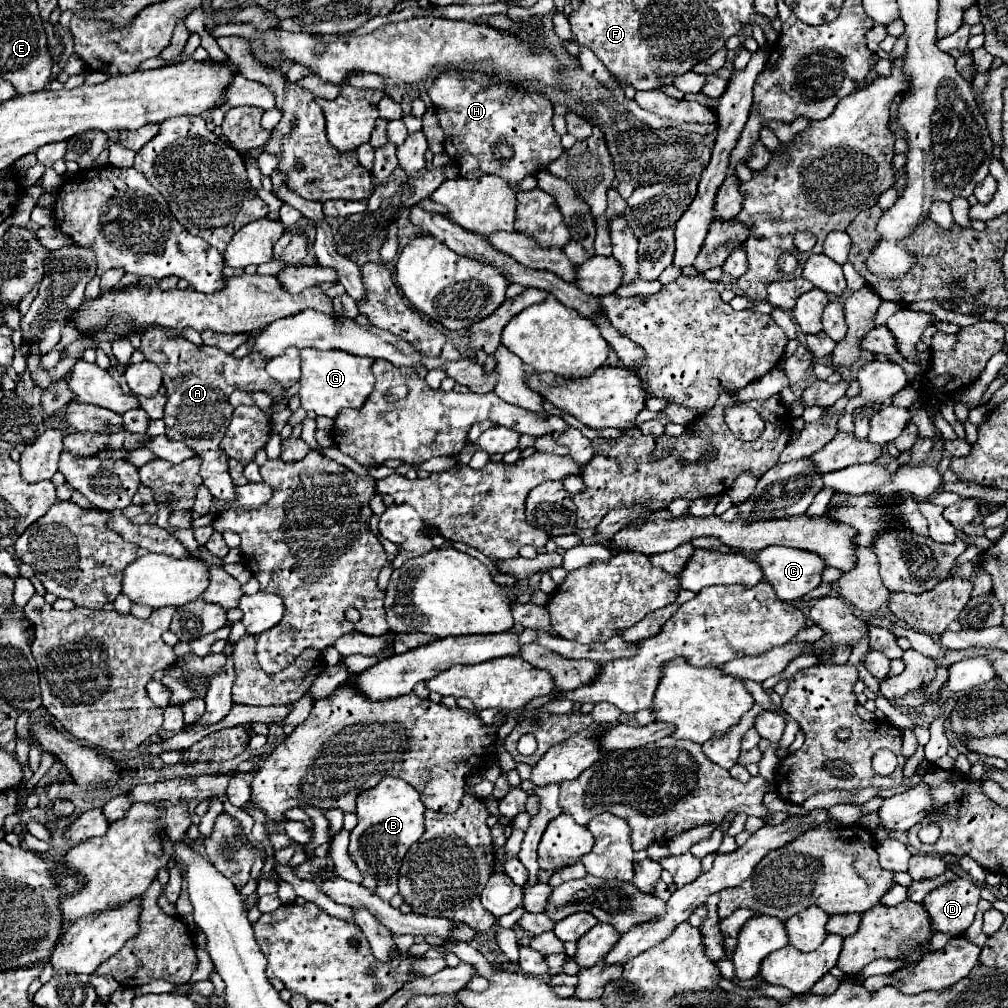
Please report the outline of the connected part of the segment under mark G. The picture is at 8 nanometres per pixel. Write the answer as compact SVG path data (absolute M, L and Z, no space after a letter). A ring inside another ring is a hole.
M303 348L301 350L301 408L313 410L317 416L339 416L345 408L361 408L375 386L375 376L371 372L375 360L359 358L341 350L315 350Z

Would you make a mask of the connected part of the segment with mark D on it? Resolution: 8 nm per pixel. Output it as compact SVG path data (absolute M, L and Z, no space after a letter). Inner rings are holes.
M965 876L931 890L923 900L931 918L931 932L943 932L951 938L963 936L975 918L979 898L979 886Z

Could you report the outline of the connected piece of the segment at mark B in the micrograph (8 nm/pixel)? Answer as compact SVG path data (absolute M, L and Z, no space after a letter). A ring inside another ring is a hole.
M383 778L373 790L361 792L357 796L357 820L359 820L357 826L351 830L349 856L355 862L355 866L359 868L359 872L369 874L369 876L373 876L377 880L375 894L385 898L385 900L391 900L397 894L397 878L399 878L399 868L401 868L401 862L405 858L405 852L423 834L423 828L425 828L425 806L419 800L419 792L411 784L407 784L401 778Z

